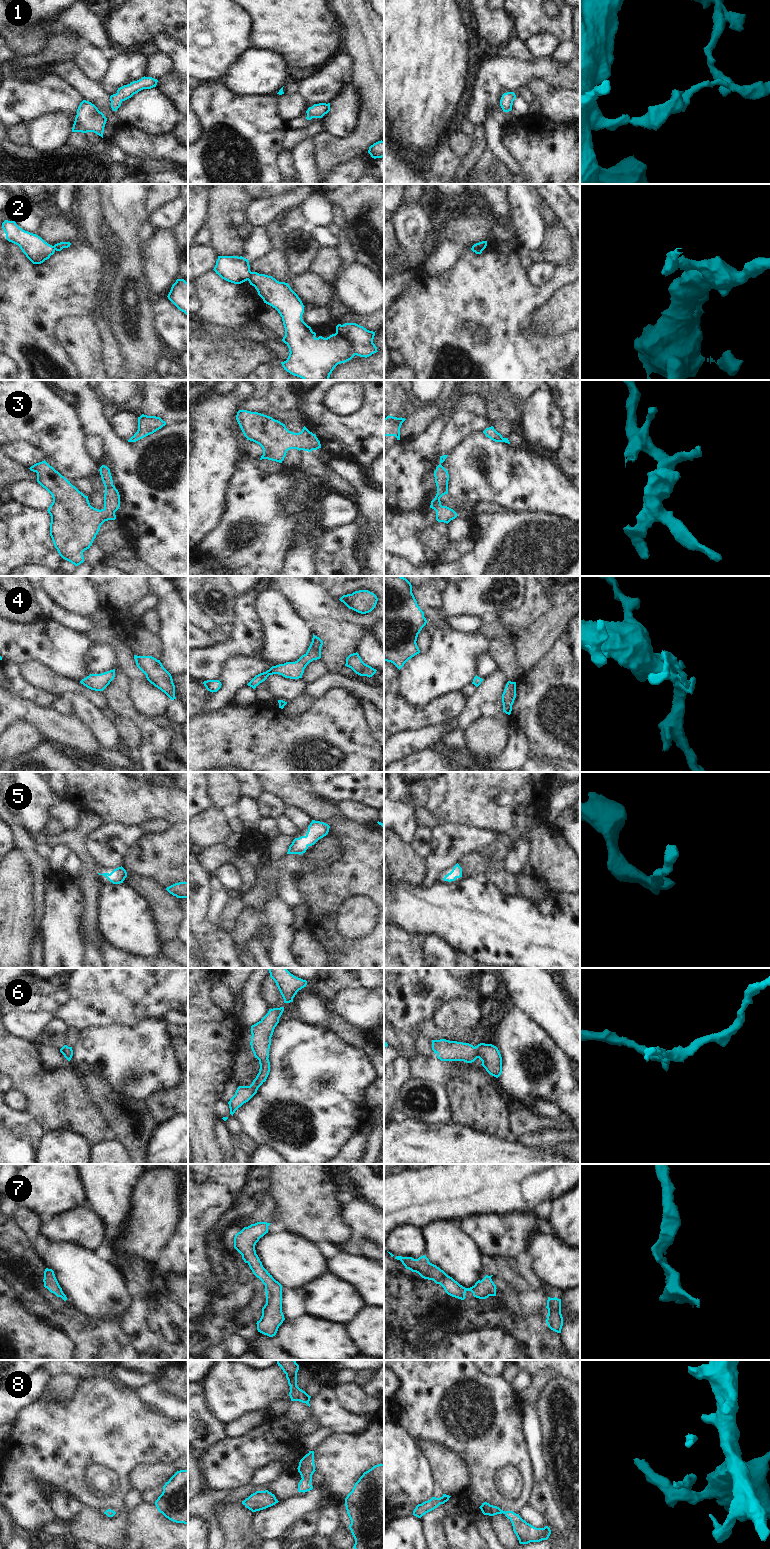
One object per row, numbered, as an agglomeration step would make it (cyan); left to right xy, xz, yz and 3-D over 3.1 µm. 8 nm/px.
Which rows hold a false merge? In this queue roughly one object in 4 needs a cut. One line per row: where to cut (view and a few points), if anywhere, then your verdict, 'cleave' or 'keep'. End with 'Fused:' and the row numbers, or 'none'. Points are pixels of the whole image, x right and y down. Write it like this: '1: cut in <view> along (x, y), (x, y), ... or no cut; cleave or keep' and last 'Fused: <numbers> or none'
1: no cut; keep
2: cut in xz along (251, 272), (247, 279); cleave
3: no cut; keep
4: no cut; keep
5: no cut; keep
6: no cut; keep
7: no cut; keep
8: no cut; keep
Fused: 2

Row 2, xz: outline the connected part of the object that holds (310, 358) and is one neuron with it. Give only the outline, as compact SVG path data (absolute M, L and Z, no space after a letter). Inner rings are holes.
M251 272L248 281L255 287L264 303L275 308L282 317L285 328L282 341L288 346L290 353L287 360L281 364L290 374L303 380L329 380L330 374L338 364L351 360L355 355L367 358L378 352L373 343L376 331L369 331L356 323L345 323L336 326L335 334L327 338L316 338L316 333L302 319L305 306L288 283L279 282L272 276L257 272Z

